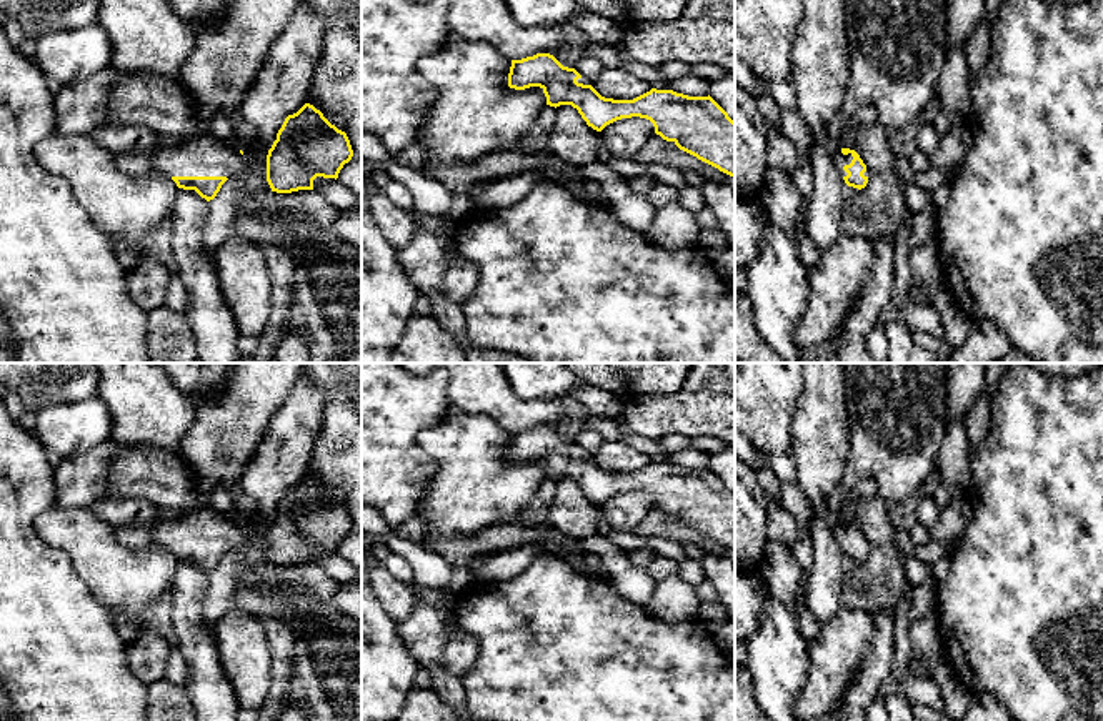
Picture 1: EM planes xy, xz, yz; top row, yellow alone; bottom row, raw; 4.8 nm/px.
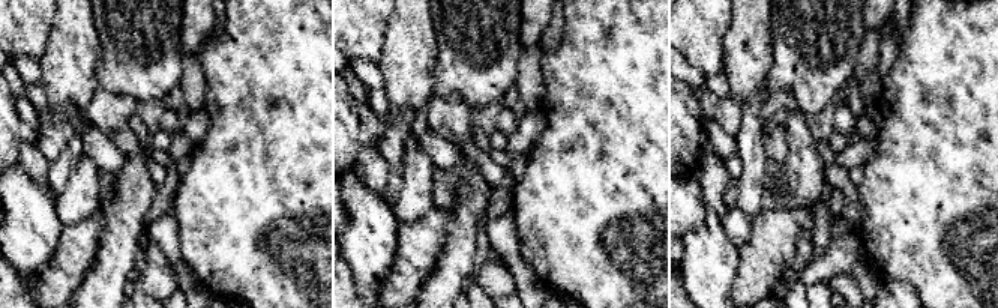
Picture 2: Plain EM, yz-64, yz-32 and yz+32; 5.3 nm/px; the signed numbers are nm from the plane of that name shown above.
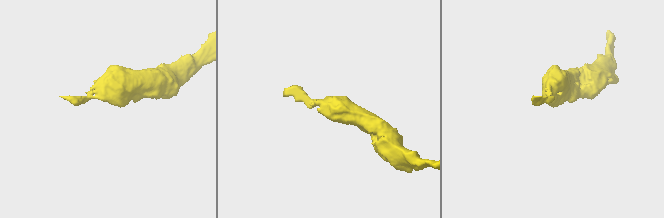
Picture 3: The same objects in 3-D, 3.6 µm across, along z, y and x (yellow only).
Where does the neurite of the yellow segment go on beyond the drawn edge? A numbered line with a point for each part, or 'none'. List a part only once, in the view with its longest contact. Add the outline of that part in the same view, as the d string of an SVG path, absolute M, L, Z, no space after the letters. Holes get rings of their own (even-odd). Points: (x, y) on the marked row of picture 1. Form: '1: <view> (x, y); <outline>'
1: xy (200, 155); M185 137L167 142L153 152L120 152L117 165L130 175L162 172L167 177L235 177L243 172L245 158L240 150L207 137Z

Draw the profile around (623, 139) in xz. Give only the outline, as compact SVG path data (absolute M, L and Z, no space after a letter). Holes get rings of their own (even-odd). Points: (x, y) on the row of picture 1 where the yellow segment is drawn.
M631 117L606 125L600 133L611 157L633 160L655 133L655 127L646 118Z

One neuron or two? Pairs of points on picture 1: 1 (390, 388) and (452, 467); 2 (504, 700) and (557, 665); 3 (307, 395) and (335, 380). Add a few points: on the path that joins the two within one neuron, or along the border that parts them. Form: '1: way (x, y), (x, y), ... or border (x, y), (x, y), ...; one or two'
1: border (449, 405), (419, 435), (435, 467); two
2: way (517, 695), (544, 668); one
3: border (310, 380), (324, 397), (319, 430); two

